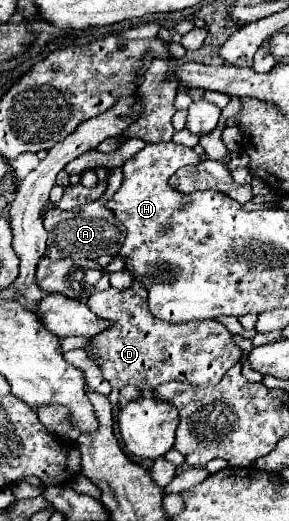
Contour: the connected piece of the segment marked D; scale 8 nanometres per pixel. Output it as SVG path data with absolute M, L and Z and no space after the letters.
M136 280L128 290L108 288L106 292L96 292L86 304L98 318L112 322L108 330L86 340L86 354L100 368L102 378L116 390L134 386L142 392L152 392L156 386L170 380L182 380L194 386L218 384L228 368L238 364L244 354L226 326L218 320L184 324L156 320L148 310L148 292L142 282Z

